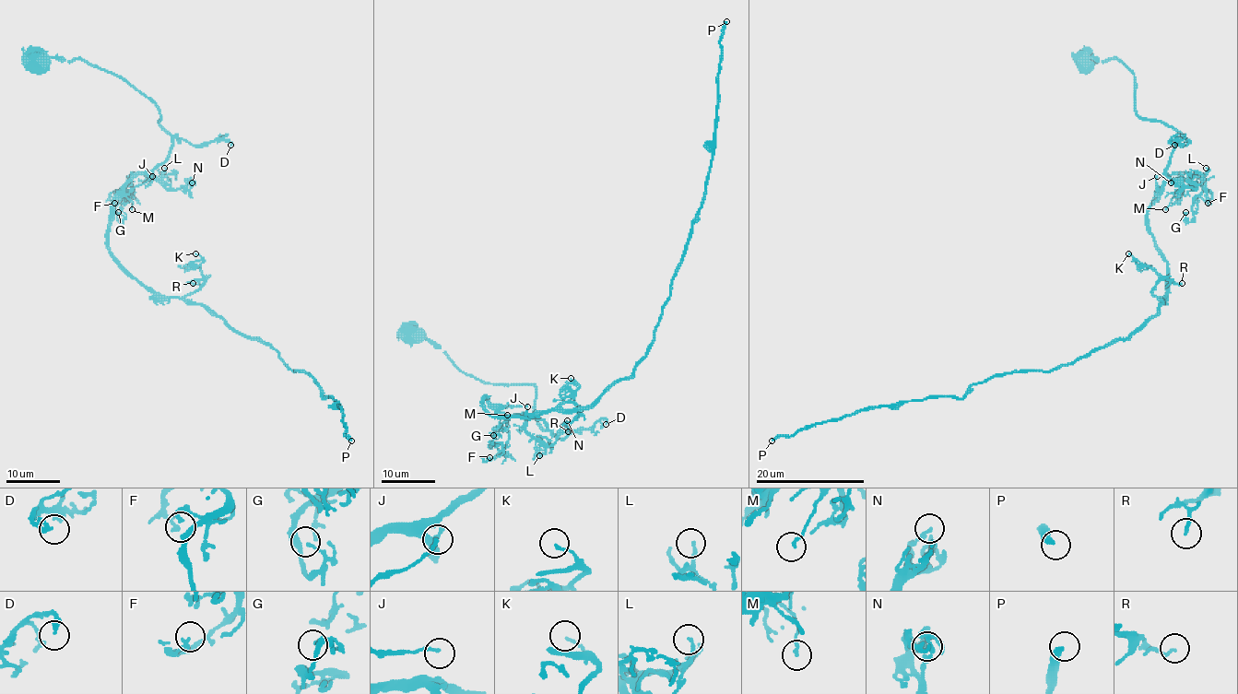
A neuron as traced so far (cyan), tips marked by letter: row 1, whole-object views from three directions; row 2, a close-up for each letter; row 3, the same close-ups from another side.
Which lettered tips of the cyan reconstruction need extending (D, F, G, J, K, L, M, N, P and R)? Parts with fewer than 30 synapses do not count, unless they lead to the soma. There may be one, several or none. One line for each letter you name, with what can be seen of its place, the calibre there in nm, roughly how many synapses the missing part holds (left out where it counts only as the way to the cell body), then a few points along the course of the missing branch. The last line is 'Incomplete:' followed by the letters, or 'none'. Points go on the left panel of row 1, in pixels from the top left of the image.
P: at (351, 441); 280 nm thick; about 600 synapses
Incomplete: P

